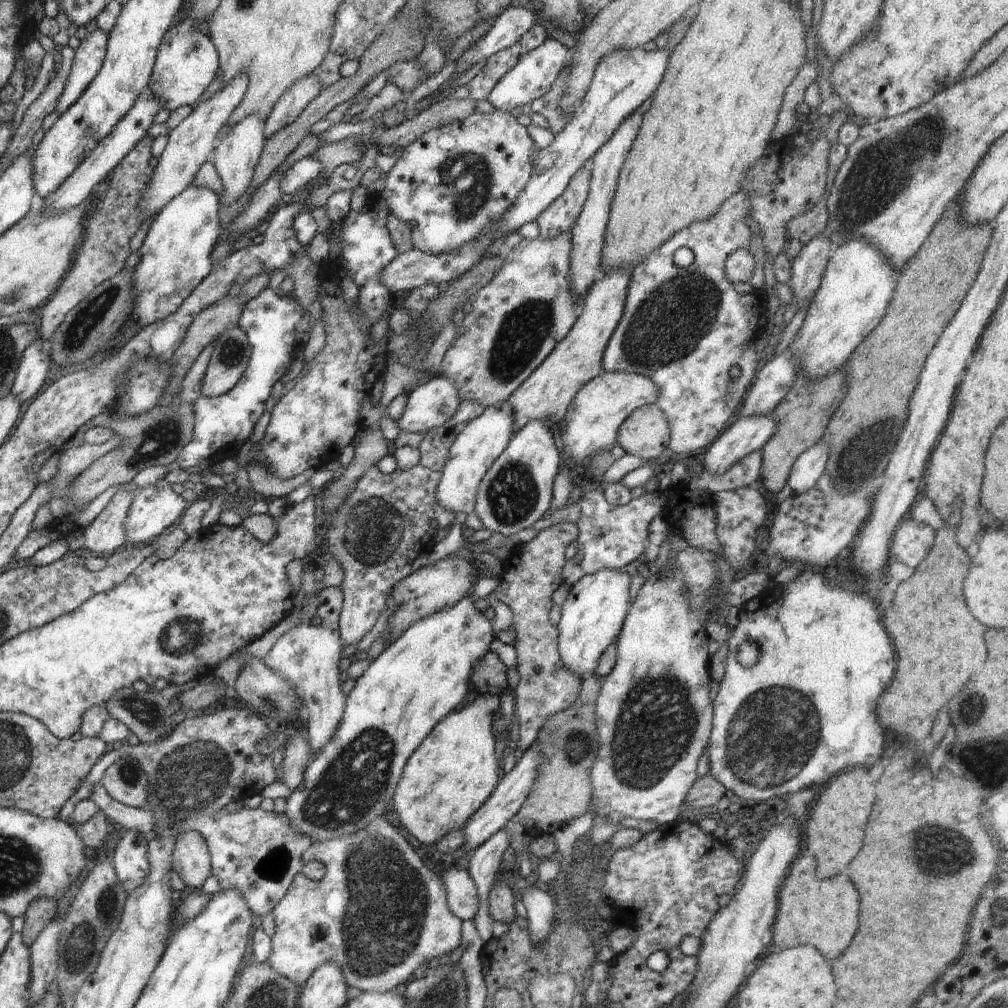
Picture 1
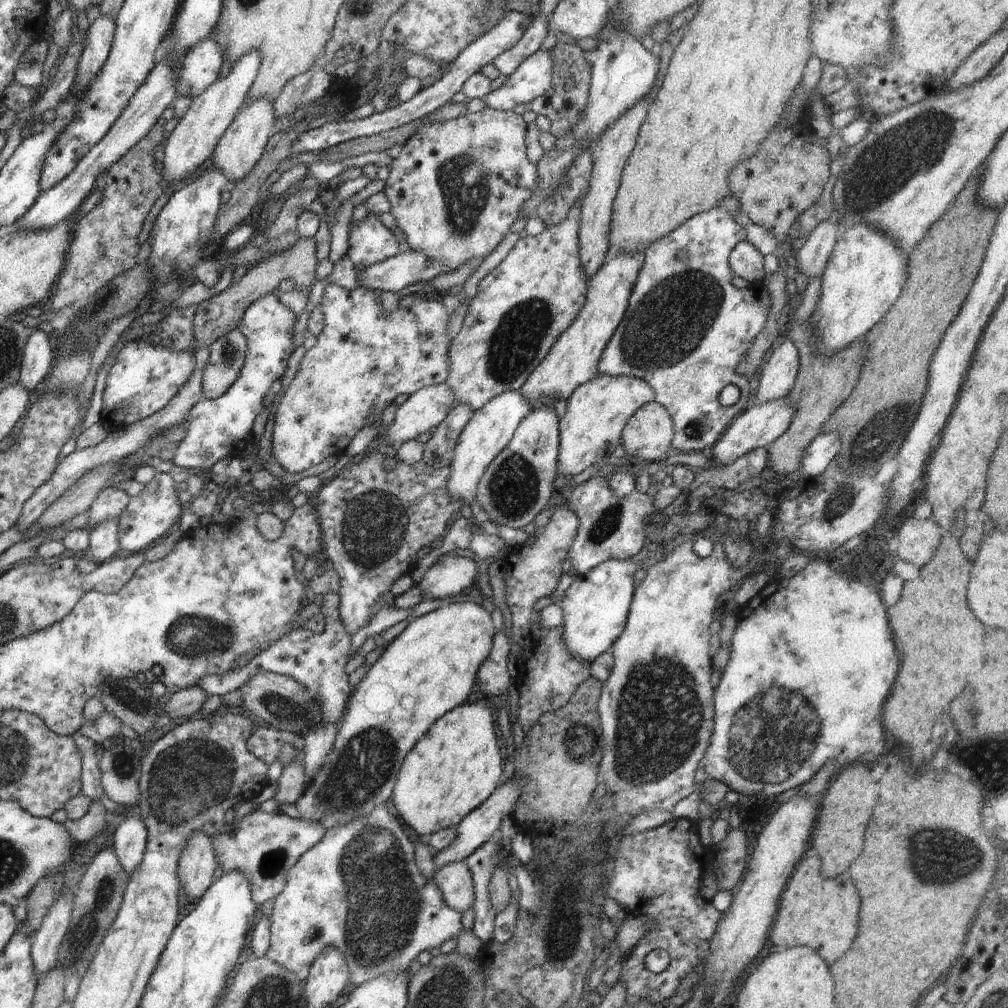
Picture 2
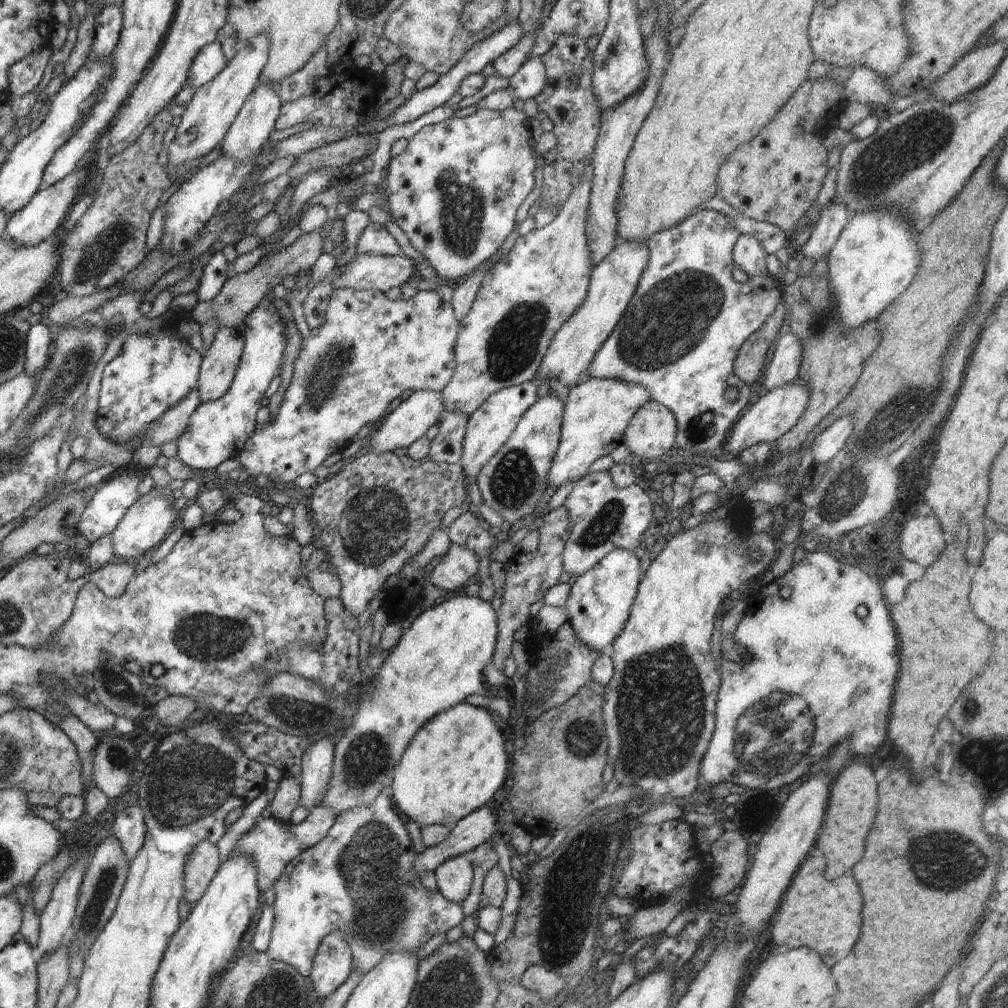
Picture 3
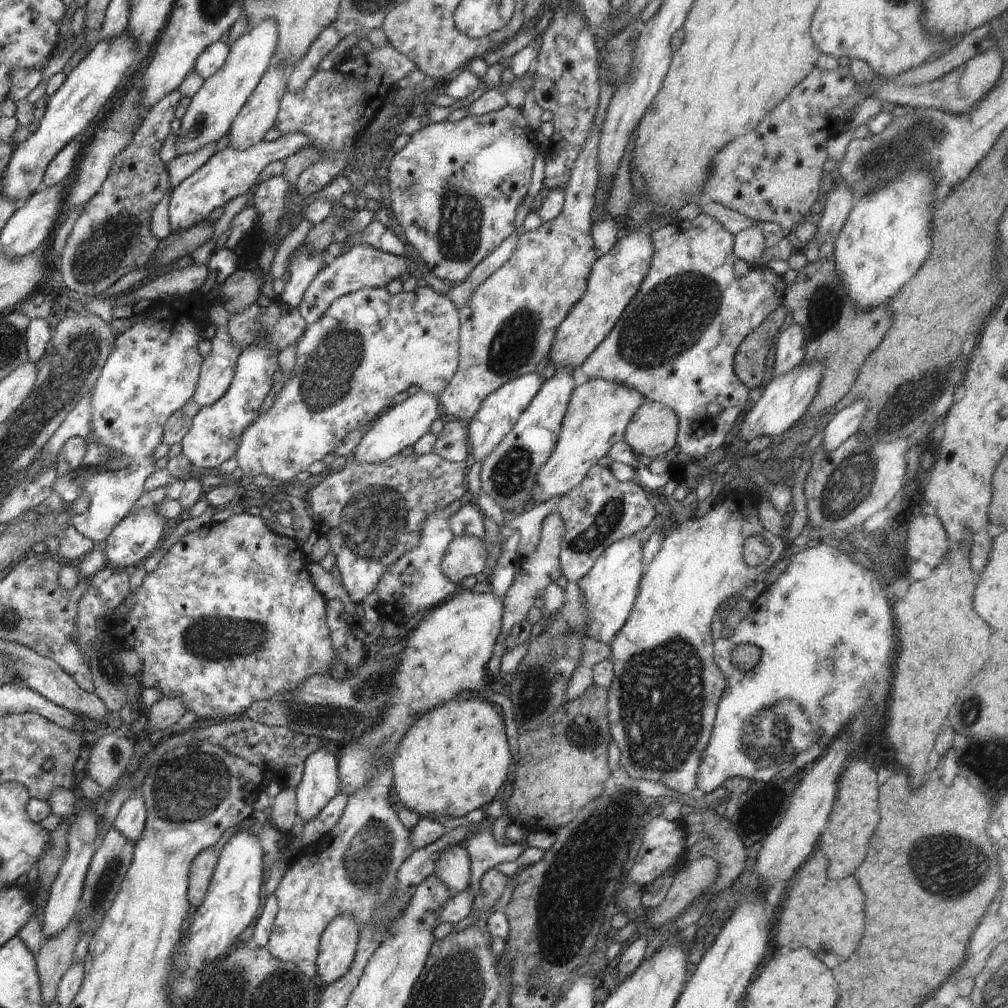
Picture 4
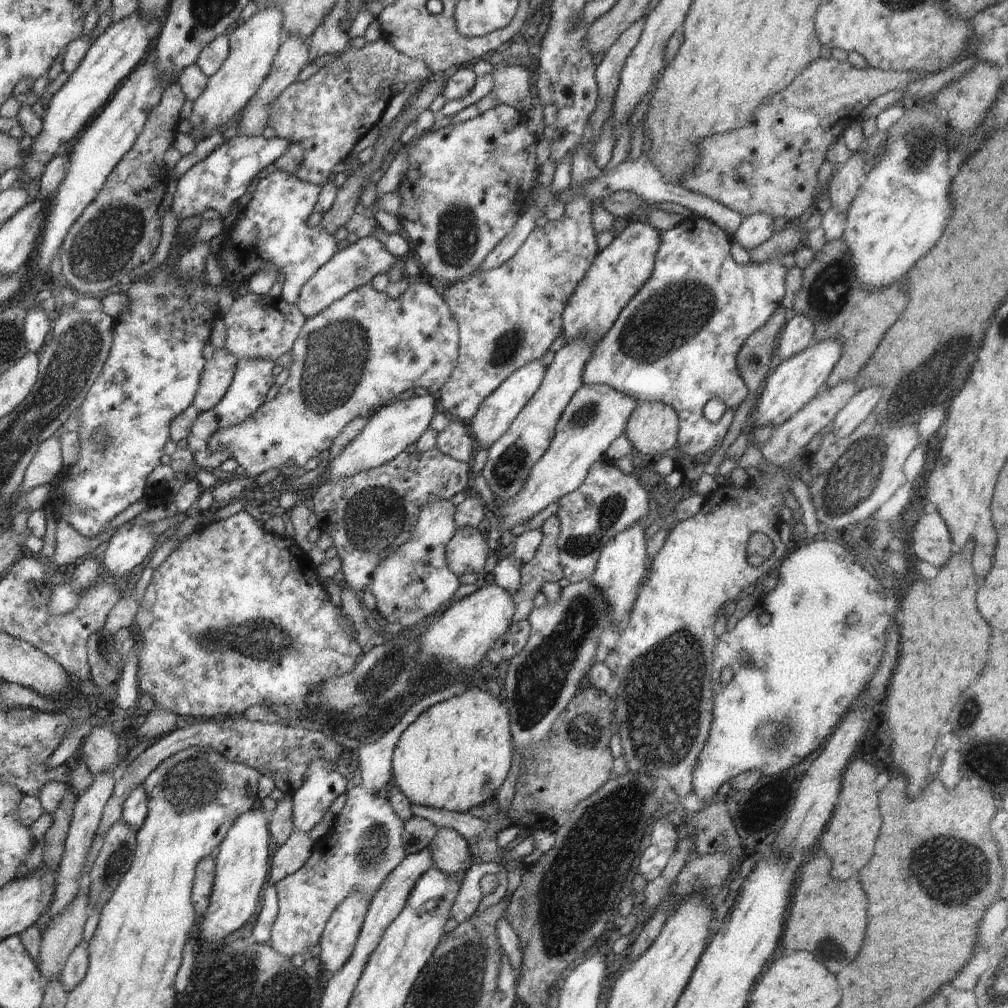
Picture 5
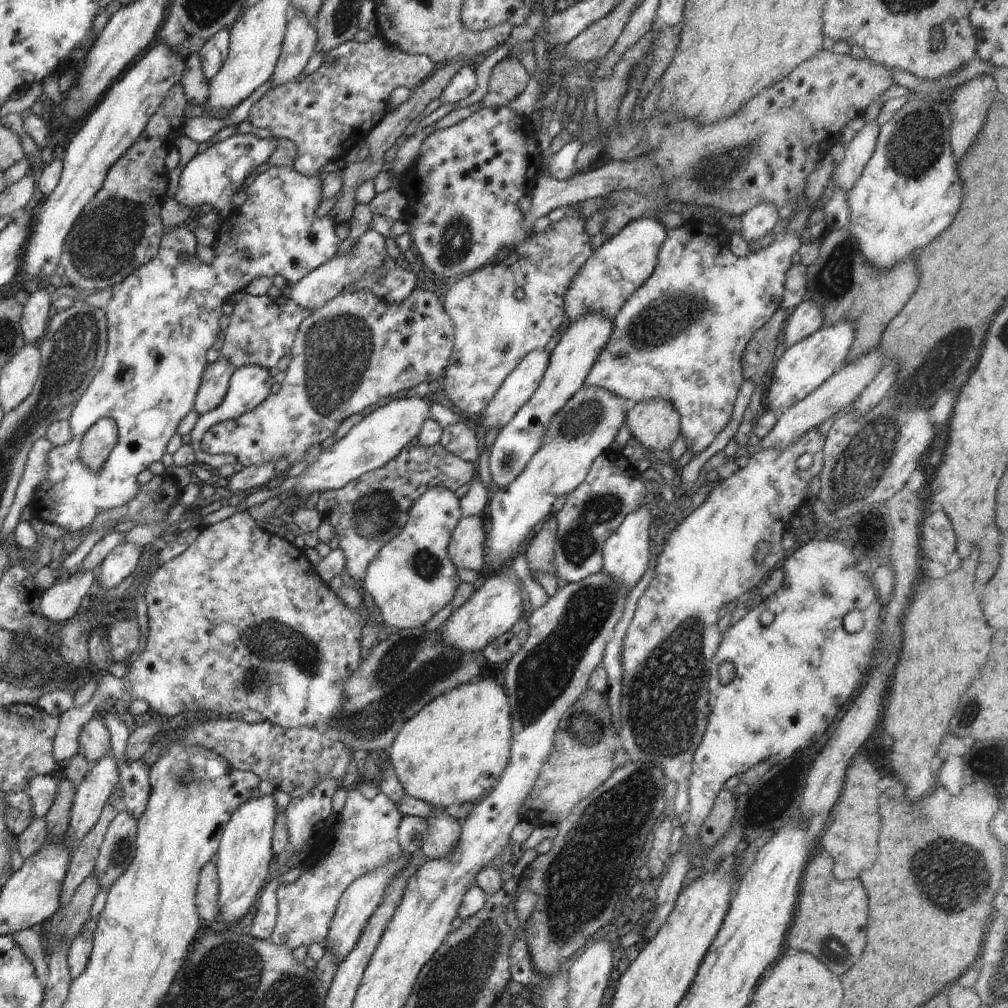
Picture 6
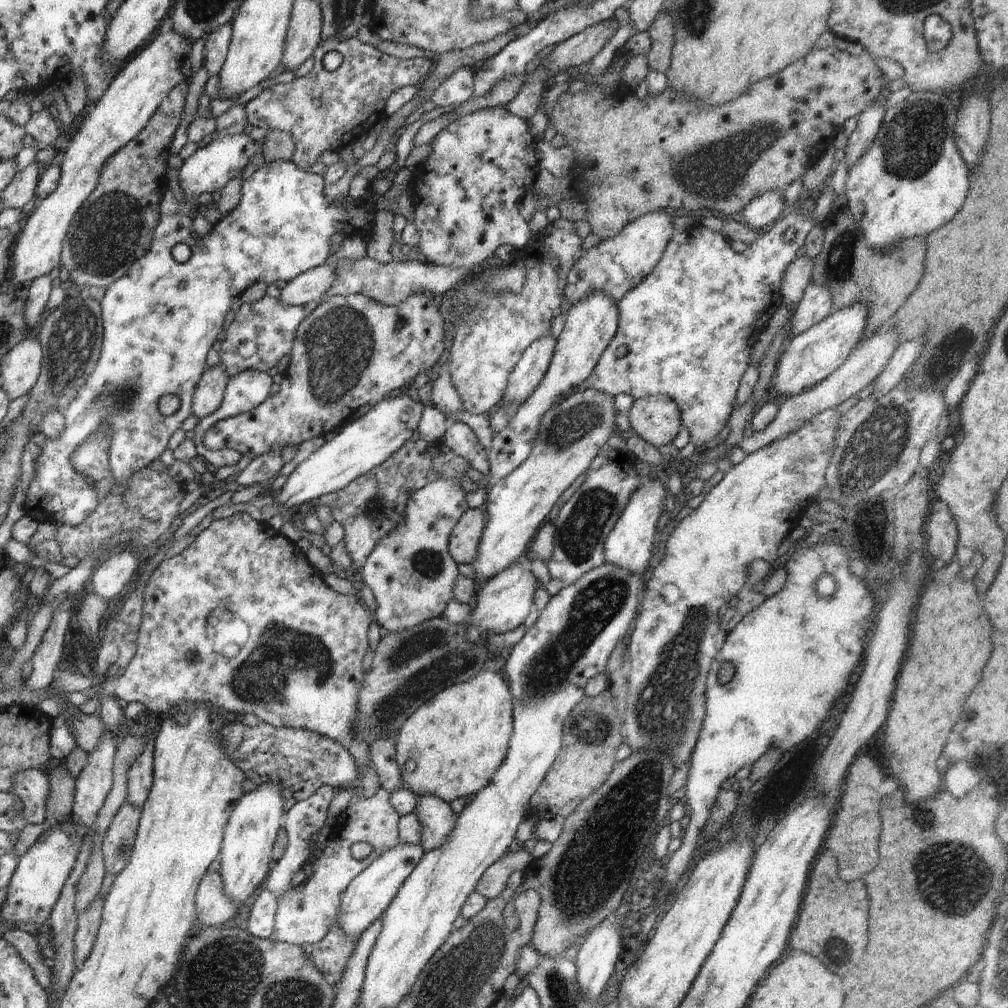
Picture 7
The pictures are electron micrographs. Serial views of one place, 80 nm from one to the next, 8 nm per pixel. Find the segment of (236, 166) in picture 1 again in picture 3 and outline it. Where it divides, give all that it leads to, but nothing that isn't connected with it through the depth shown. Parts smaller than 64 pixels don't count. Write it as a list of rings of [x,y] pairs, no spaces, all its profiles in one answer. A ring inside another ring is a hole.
[[[258,84],[249,99],[244,103],[244,106],[238,111],[234,122],[230,125],[226,136],[223,138],[221,154],[224,157],[230,157],[243,163],[252,159],[252,155],[258,153],[270,140],[269,136],[272,134],[272,130],[275,130],[275,122],[281,105],[276,85]]]

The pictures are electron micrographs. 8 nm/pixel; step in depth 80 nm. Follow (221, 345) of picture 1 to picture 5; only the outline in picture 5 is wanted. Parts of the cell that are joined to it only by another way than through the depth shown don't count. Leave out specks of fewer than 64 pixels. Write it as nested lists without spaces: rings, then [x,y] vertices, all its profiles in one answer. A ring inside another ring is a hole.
[[[226,347],[214,348],[212,358],[205,362],[200,373],[199,385],[193,400],[194,406],[199,408],[200,413],[214,408],[222,400],[232,382],[237,361],[237,358],[231,352],[228,352]]]

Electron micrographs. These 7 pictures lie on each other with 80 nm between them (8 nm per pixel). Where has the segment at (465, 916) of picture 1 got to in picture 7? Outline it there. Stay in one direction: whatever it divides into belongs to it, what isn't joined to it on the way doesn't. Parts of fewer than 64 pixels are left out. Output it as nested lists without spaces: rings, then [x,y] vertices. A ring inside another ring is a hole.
[[[416,794],[416,816],[422,826],[421,844],[424,853],[438,848],[456,828],[456,815],[448,803],[432,794]]]

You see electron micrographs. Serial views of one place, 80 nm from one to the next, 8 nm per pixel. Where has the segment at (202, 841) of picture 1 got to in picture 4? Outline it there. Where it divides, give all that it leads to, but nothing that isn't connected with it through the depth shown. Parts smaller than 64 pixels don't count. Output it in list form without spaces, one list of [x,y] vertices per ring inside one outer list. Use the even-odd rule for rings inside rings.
[[[205,848],[191,862],[188,873],[189,887],[187,892],[191,910],[196,910],[202,904],[210,881],[213,878],[215,866],[218,864],[218,859],[219,856],[213,848]]]

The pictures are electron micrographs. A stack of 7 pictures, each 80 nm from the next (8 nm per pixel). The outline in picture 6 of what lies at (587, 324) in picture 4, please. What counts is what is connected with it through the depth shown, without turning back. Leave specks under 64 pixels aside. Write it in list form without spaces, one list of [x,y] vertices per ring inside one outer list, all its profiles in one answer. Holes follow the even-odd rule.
[[[638,218],[626,224],[598,249],[594,249],[582,268],[578,268],[566,292],[563,306],[567,323],[578,320],[586,312],[604,312],[604,316],[608,316],[610,320],[616,318],[626,299],[654,272],[658,251],[666,235],[667,229],[659,219]]]

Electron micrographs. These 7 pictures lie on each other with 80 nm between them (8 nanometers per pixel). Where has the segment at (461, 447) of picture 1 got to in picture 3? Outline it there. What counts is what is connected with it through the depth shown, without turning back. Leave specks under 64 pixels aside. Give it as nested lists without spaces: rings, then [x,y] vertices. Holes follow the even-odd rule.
[[[528,380],[516,386],[503,388],[490,395],[481,408],[469,416],[461,457],[458,462],[466,488],[469,488],[470,482],[477,478],[482,467],[506,444],[522,415],[538,400],[536,387],[534,380]]]

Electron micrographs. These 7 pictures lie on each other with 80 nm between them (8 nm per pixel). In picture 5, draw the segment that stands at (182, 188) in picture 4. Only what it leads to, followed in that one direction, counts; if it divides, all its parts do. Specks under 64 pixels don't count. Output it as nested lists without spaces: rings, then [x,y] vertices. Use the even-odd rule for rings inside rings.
[[[234,137],[220,145],[204,160],[185,172],[177,182],[170,211],[180,222],[201,215],[205,210],[218,210],[221,216],[227,215],[232,204],[248,193],[250,182],[266,168],[287,152],[291,142],[282,137],[265,139],[257,137]]]

